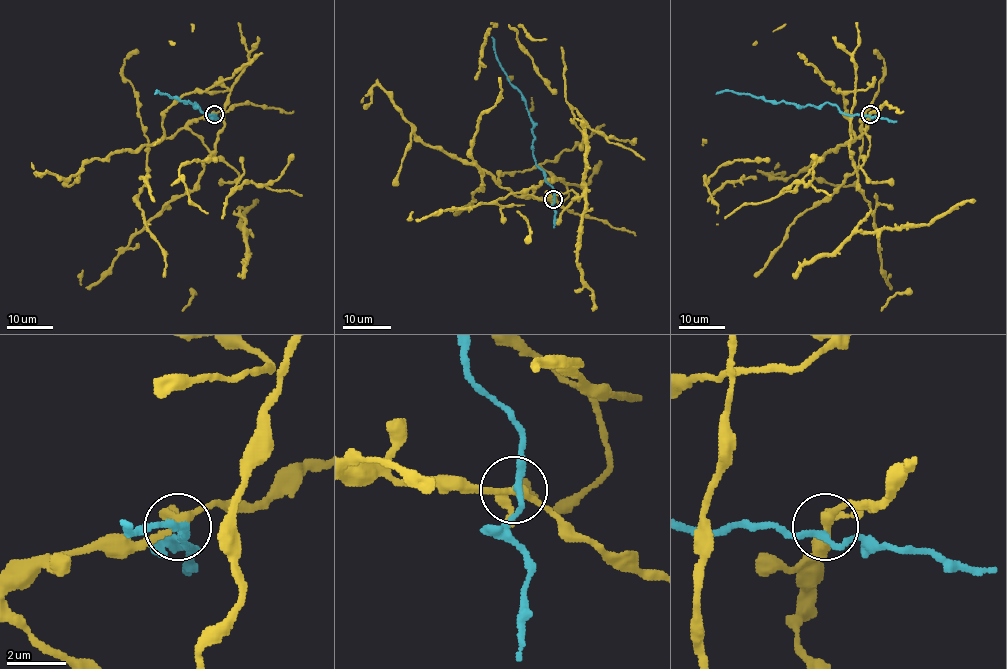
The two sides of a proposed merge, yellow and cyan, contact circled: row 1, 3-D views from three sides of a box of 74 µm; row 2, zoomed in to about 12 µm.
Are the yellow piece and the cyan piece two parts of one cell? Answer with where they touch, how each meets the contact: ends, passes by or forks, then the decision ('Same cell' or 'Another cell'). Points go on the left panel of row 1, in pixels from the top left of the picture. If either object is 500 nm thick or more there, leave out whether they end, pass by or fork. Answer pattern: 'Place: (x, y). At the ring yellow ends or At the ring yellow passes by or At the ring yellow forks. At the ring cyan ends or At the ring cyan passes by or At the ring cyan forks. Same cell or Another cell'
Place: (214, 114). At the ring yellow forks. At the ring cyan passes by. Another cell

